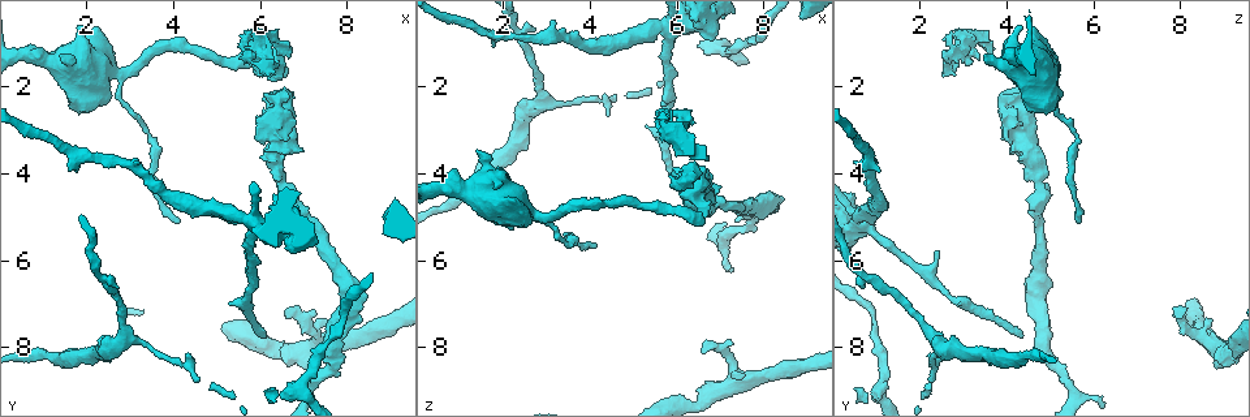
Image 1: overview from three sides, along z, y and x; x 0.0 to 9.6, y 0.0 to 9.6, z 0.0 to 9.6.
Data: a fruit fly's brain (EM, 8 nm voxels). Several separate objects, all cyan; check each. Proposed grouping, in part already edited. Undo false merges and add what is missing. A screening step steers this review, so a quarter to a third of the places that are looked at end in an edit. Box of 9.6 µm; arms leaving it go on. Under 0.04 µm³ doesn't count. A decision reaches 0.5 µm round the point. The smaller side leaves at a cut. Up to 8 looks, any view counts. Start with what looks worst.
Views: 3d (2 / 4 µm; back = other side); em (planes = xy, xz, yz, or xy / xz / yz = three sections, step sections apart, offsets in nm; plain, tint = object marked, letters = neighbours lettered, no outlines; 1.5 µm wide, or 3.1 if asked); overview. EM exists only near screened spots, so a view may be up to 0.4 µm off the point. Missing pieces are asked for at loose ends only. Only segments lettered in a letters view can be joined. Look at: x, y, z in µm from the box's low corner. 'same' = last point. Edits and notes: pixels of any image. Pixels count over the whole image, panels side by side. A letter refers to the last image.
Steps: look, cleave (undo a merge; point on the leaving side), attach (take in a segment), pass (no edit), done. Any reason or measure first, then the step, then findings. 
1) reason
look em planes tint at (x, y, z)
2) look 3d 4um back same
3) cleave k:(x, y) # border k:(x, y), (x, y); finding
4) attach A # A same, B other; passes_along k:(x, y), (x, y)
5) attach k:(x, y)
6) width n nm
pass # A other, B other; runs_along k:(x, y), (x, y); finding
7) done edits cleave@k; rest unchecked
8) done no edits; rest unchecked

branch stops here
look em planes letters at (6.60, 1.65, 5.15)

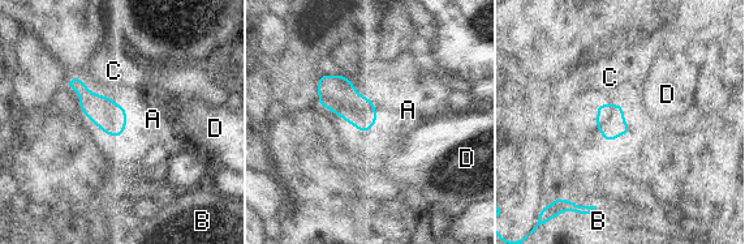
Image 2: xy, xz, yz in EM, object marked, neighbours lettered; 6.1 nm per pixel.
attach A # A same, B other, C other, D other; the cell continues

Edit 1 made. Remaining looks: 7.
look overview

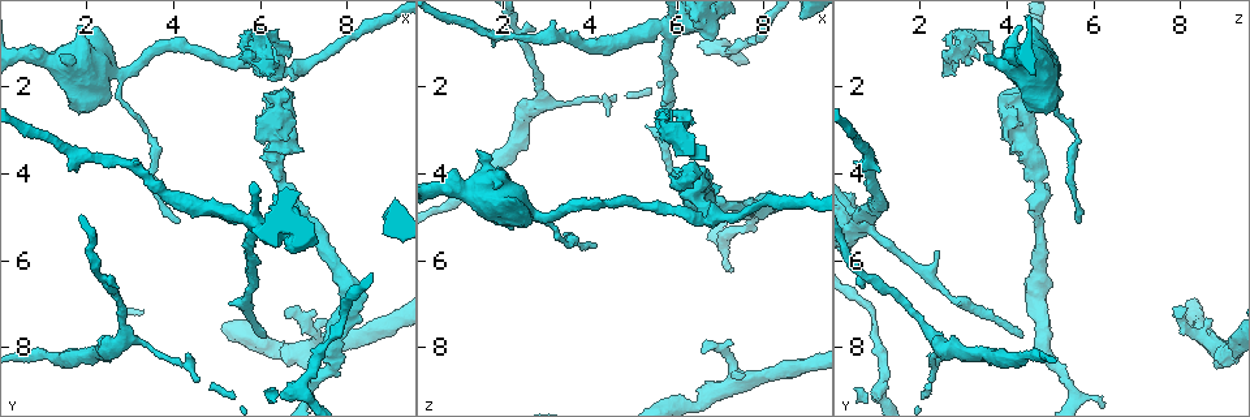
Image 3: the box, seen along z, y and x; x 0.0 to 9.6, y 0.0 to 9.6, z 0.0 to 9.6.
abrupt turn
look em xy step 8 letters at (5.85, 5.10, 0.65)

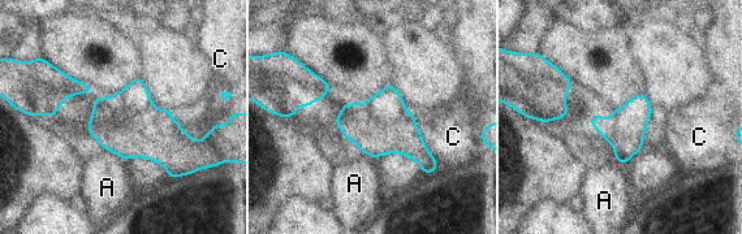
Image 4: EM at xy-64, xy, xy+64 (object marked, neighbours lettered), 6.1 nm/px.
width 360 nm
cleave 4:(387, 105) # A other, C other; border 4:(359, 105), (374, 122), (405, 111); two cells meet here

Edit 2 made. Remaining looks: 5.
look overview

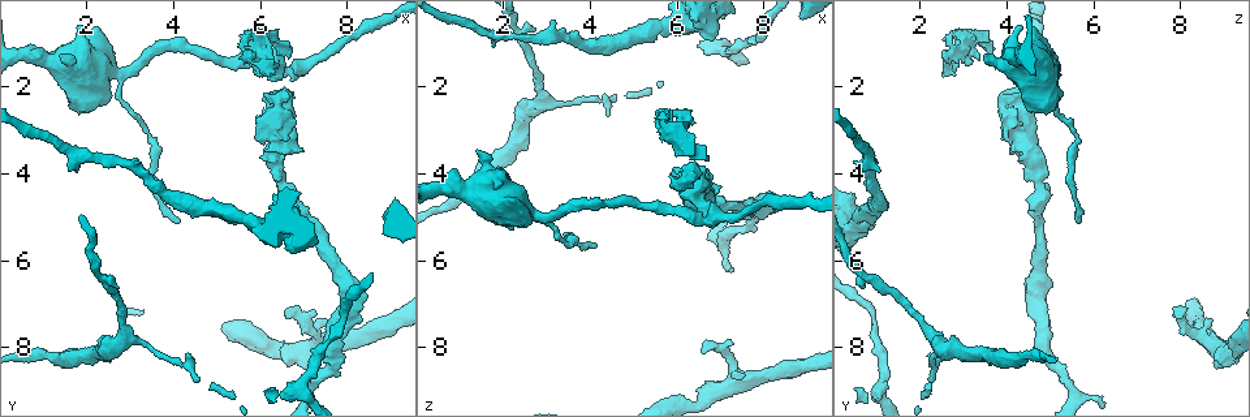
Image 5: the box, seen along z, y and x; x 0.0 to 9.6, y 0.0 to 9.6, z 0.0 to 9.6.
a narrow waist
look em xy step 4 tint at (6.55, 4.30, 4.80)

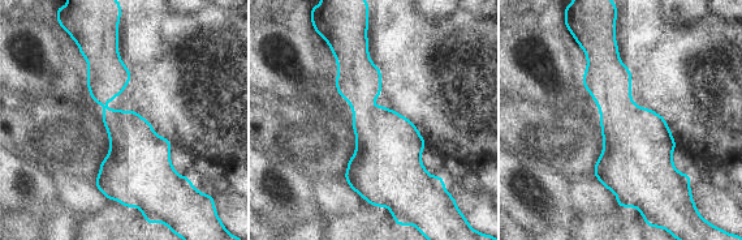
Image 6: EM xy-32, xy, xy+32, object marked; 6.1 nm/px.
another direction
look em planes letters same

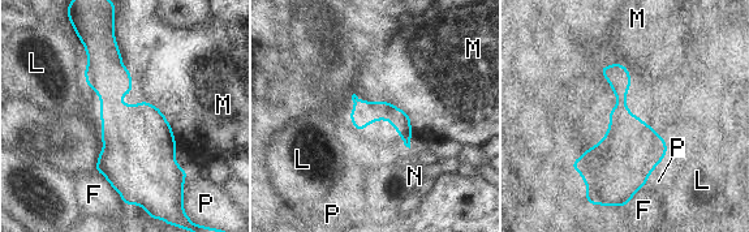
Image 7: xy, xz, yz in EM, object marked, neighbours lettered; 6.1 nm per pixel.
pass # F other, L other, M other, N other, P other; runs_along 7:(358, 103), (387, 111), (407, 141); one cell here

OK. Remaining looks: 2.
done edits attach@2, cleave@4; rest unchecked

